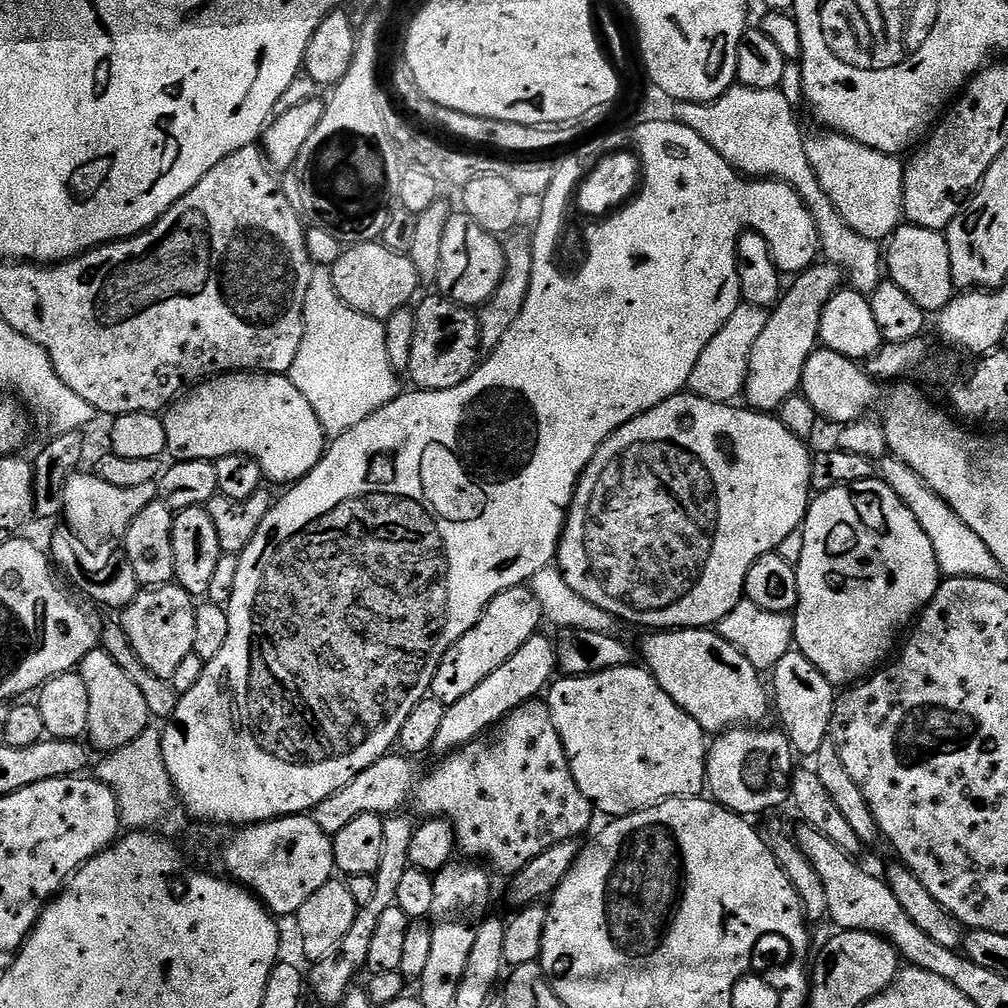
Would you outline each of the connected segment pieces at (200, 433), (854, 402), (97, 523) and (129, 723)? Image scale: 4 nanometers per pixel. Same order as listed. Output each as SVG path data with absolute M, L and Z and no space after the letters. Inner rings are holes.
M229 372L222 376L211 377L185 391L163 413L166 430L167 455L173 461L210 460L230 454L253 456L264 471L265 481L291 486L303 476L308 476L314 466L324 457L326 451L326 433L318 422L318 414L298 394L298 386L284 374L266 372Z
M820 346L806 362L800 388L810 406L814 406L821 421L833 420L836 426L843 426L863 420L871 413L868 411L875 406L876 399L880 396L881 385L873 380L857 361Z
M77 470L64 487L64 507L62 520L73 533L85 532L88 536L123 537L128 528L142 514L146 506L157 503L158 488L156 484L146 486L110 486L110 482L102 482L102 478L91 471Z
M98 646L81 662L78 669L82 682L86 682L86 691L90 693L90 722L86 740L93 749L101 748L101 753L113 752L138 738L150 727L150 713L142 690L134 686L134 678L114 662L109 652Z

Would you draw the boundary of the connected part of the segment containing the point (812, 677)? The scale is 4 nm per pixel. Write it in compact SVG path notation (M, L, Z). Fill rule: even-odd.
M791 650L771 669L772 684L770 680L770 696L774 701L774 712L780 715L779 727L782 729L789 742L792 744L792 751L797 757L808 756L815 758L818 750L822 750L822 742L830 739L832 730L832 715L834 714L834 706L838 695L837 689L833 684L825 678L818 670L818 666L814 666L814 662L810 662L810 658L806 658L799 650Z

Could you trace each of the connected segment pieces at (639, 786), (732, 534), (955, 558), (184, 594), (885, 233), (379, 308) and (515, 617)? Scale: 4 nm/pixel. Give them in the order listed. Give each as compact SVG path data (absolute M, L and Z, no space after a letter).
M629 666L589 676L564 676L547 689L546 703L560 735L570 774L574 774L578 790L586 794L597 813L605 812L608 818L629 816L663 804L665 800L696 798L705 791L709 749L706 734L702 726L658 686L647 668Z
M691 394L671 396L666 402L654 406L654 410L646 410L646 414L626 422L626 426L622 426L614 434L610 434L610 438L606 438L602 442L602 446L596 451L594 458L588 463L586 470L580 476L580 481L576 484L576 493L572 499L572 505L568 508L568 518L564 522L564 533L560 535L560 546L558 549L558 567L561 574L563 574L566 582L577 594L582 594L582 598L586 598L586 602L594 602L594 606L598 606L598 610L606 610L611 616L616 617L617 621L624 623L625 620L628 624L641 624L642 627L648 628L644 630L711 629L713 626L719 625L720 620L726 618L726 614L730 614L730 610L734 610L734 606L738 606L740 601L745 599L744 587L746 586L746 574L750 574L750 566L754 566L754 562L758 562L758 558L762 558L768 552L777 551L782 538L787 538L789 534L794 534L803 525L804 515L808 513L810 497L813 495L812 483L810 482L813 453L811 451L808 452L807 447L809 445L805 441L798 439L794 434L790 434L790 430L786 430L786 426L782 426L782 422L775 415L767 412L758 412L747 406L736 407L732 404L710 402L706 398Z
M889 454L879 461L878 476L886 486L890 486L890 490L894 490L894 494L898 494L898 498L902 498L914 518L918 518L918 526L926 530L926 538L930 538L930 546L934 546L938 566L945 577L969 576L997 582L1005 579L1006 573L998 558L990 554L986 542L982 542L982 538L978 538L978 534L974 534L974 530L970 530L970 526L966 526L966 522L962 522L962 518L954 514L951 506L938 494L934 494L934 490L930 490L926 482L922 482L922 478L918 478L918 474L914 474L914 470L906 466L906 462Z
M173 582L170 584L162 584L158 588L144 588L136 595L134 602L130 602L130 606L123 609L122 616L124 617L122 617L122 623L126 630L126 638L130 638L130 646L134 646L134 654L138 654L138 658L142 658L146 670L150 670L156 676L162 676L165 678L171 678L174 674L174 670L178 670L178 665L188 657L192 652L192 647L194 646L194 618L196 617L197 607L197 601L192 597L192 595L190 595L186 590L182 590L179 584Z
M816 130L813 136L805 139L806 158L810 158L810 166L814 166L814 174L818 174L818 182L822 182L822 190L830 194L830 202L838 206L838 214L862 234L862 238L870 238L884 242L891 237L904 220L904 164L895 156L887 156L870 146L862 146L862 142L854 142L841 132Z
M383 242L345 247L342 258L332 264L331 270L338 298L342 298L346 306L358 310L358 314L366 314L381 322L388 320L390 314L399 308L409 307L417 299L416 288L421 287L418 274L407 255L390 250Z
M531 587L511 588L498 594L498 598L484 607L480 621L466 630L466 634L462 634L462 638L458 638L450 650L446 650L442 662L438 662L436 667L430 695L446 706L458 702L458 698L470 694L470 690L474 690L482 678L494 674L494 670L498 670L498 666L502 666L502 662L506 662L506 658L510 658L518 646L537 635L543 620L542 606L538 604L538 598L532 593Z

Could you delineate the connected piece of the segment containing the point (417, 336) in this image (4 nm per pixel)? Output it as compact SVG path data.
M433 294L422 300L414 308L414 346L410 346L407 379L412 379L417 389L429 392L453 388L466 382L481 363L480 321L473 309L463 308L445 296Z

